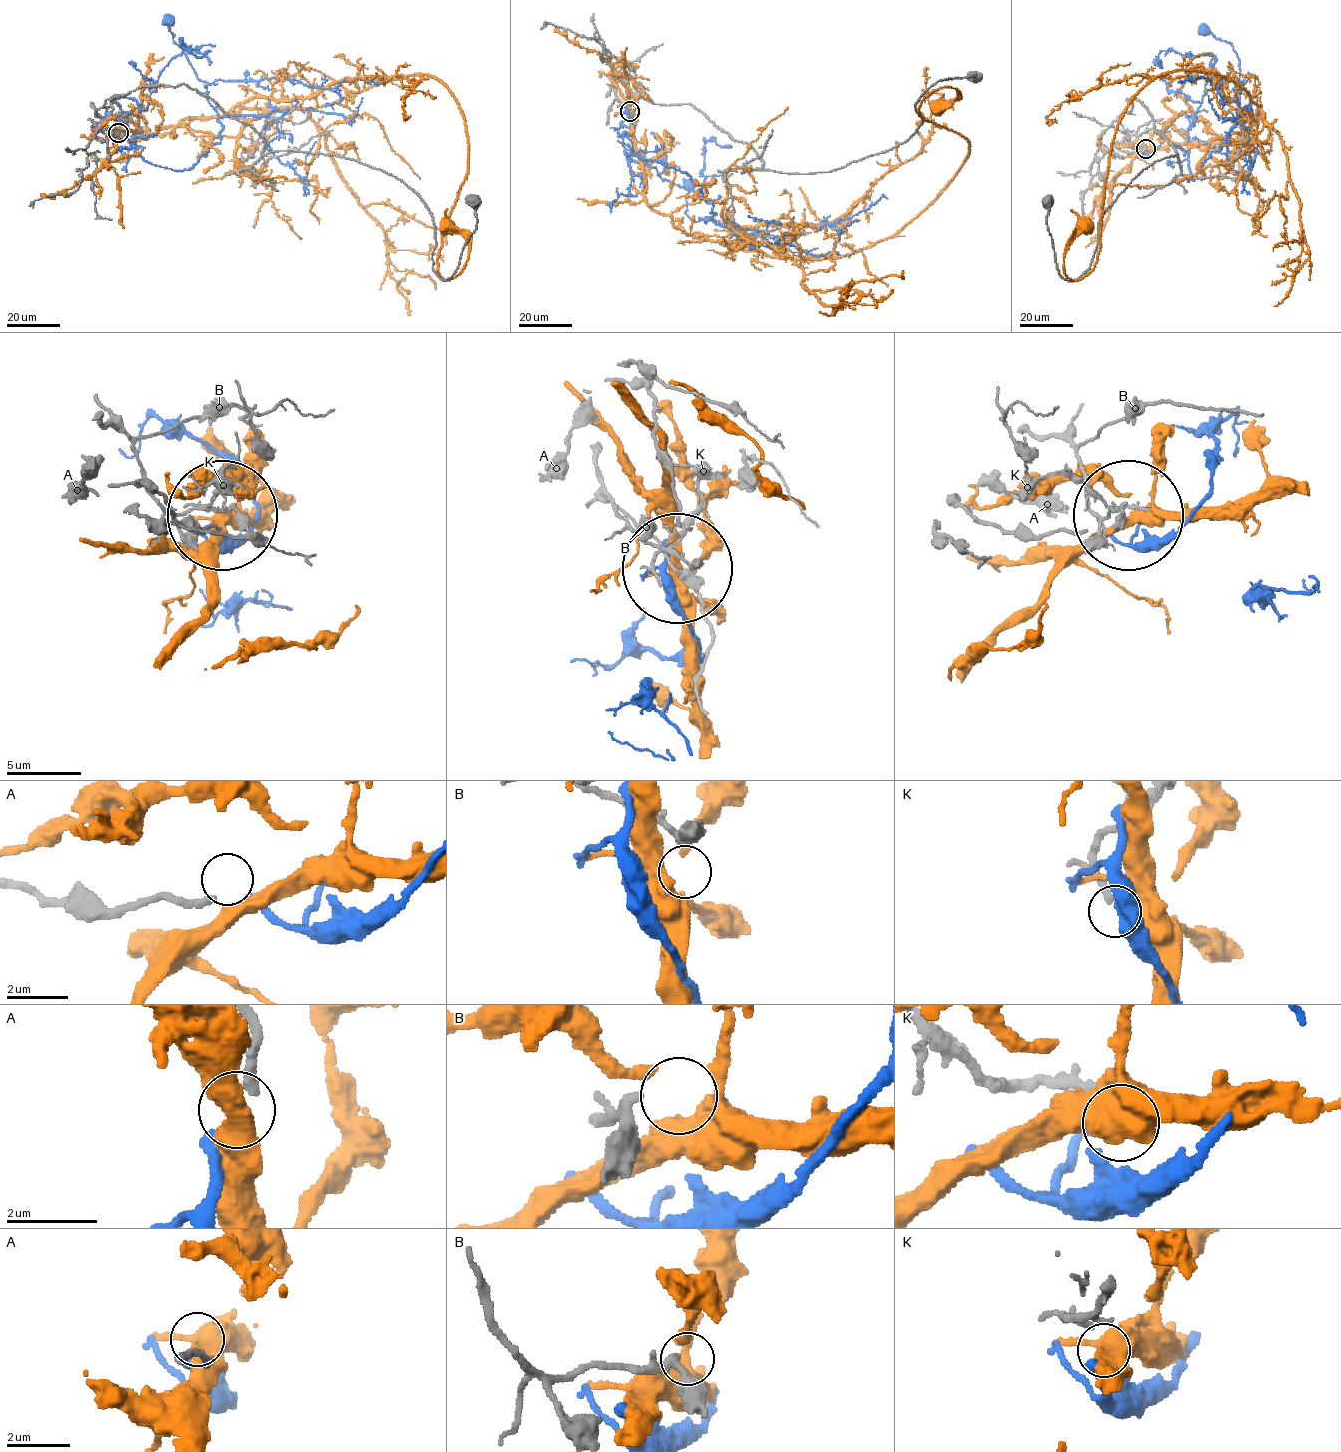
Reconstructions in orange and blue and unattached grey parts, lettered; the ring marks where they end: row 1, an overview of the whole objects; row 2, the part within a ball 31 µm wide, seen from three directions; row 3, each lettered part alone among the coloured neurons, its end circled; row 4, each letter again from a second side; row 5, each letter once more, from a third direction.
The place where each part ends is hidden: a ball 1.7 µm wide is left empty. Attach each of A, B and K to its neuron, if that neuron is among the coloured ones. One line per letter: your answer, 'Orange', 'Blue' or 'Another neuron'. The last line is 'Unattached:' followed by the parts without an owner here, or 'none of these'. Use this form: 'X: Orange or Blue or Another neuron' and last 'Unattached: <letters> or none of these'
A: Blue
B: Another neuron
K: Another neuron
Unattached: B, K

